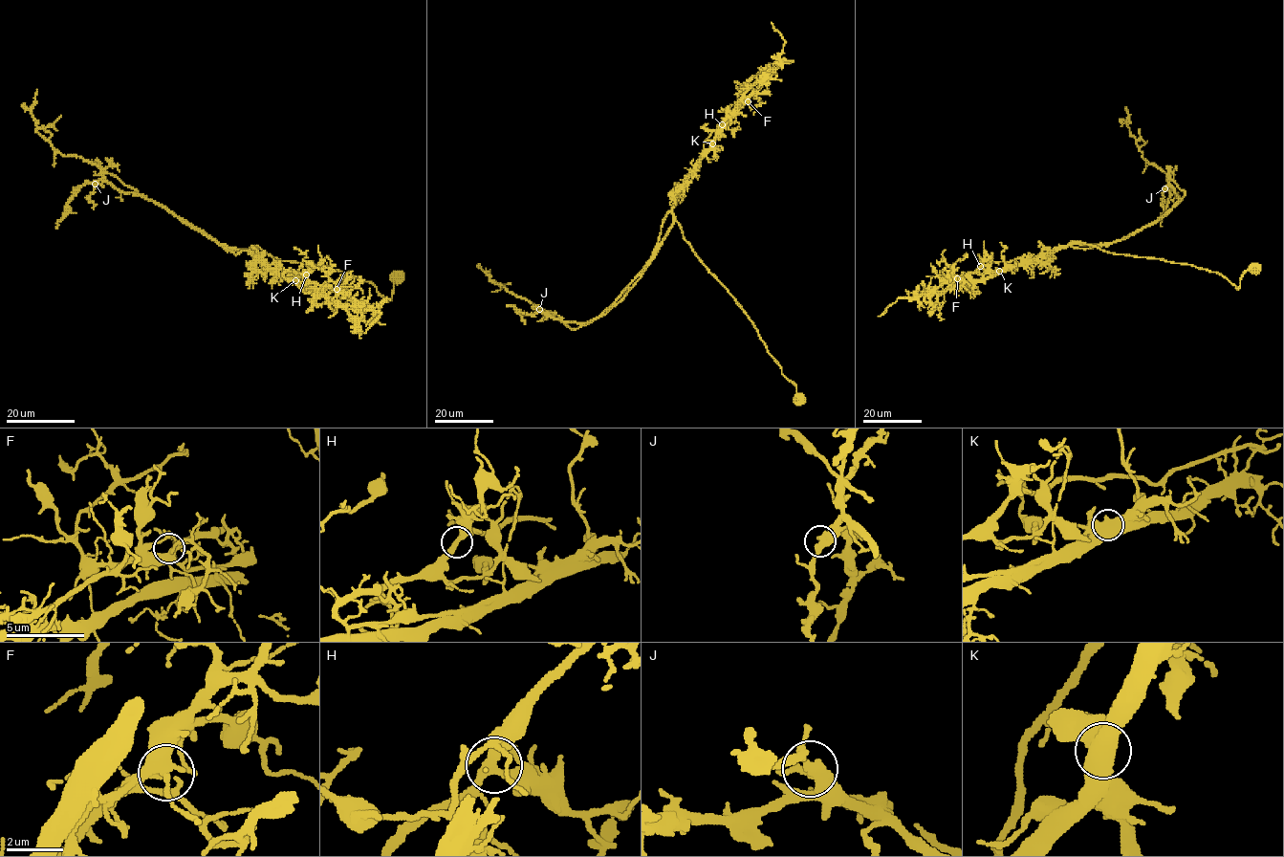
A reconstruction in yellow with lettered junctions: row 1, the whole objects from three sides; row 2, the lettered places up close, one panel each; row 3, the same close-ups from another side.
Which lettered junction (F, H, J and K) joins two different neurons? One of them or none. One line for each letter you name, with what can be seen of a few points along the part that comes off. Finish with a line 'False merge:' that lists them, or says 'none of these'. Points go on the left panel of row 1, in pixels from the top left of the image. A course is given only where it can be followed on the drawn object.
K: foreign part runs (295, 280), (302, 286), (302, 274), (228, 251), (98, 166), (58, 153), (35, 130), (37, 90)
False merge: K

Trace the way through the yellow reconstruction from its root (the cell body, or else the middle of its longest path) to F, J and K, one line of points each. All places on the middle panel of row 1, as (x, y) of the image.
F: (798, 400), (795, 385), (782, 373), (734, 297), (685, 239), (673, 213), (688, 172), (748, 101)
J: (798, 400), (751, 320), (674, 220), (655, 257), (597, 317), (562, 321), (539, 309)
K: (798, 400), (795, 385), (782, 373), (781, 367), (734, 297), (685, 239), (673, 213), (683, 182), (712, 143)

